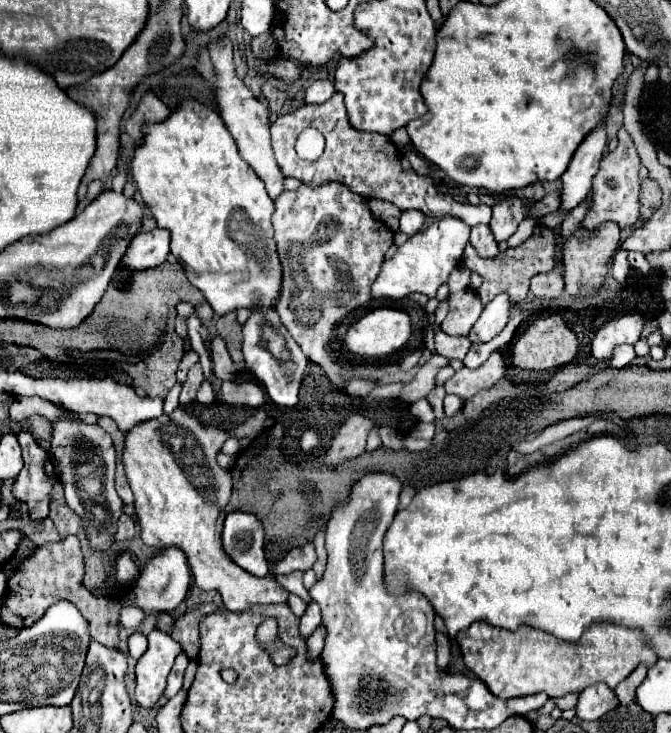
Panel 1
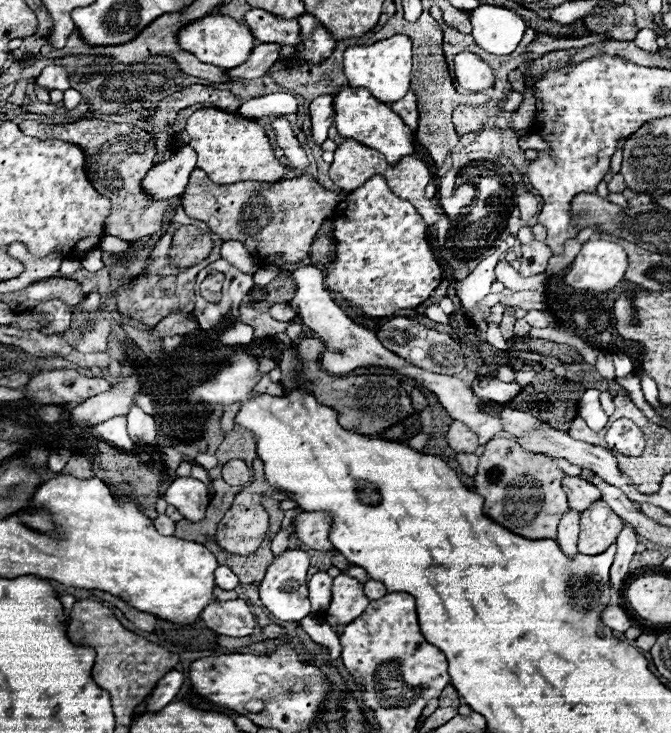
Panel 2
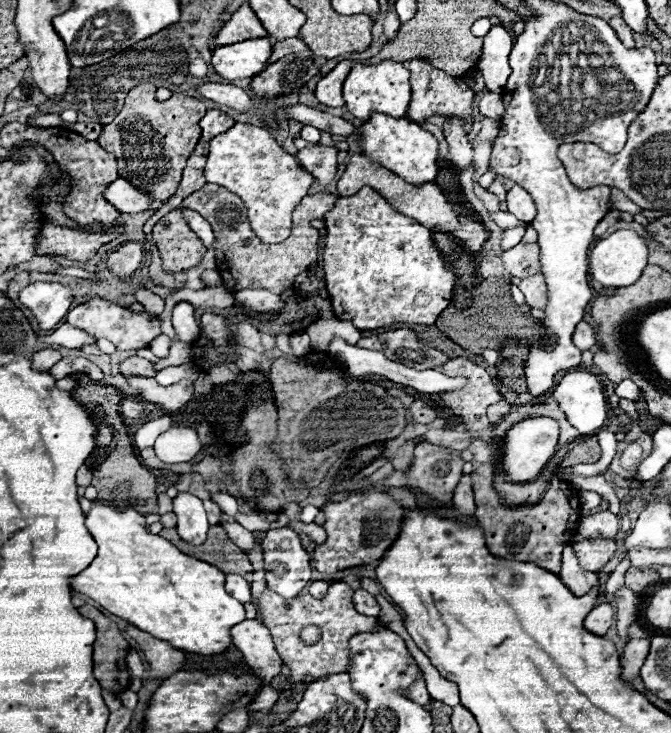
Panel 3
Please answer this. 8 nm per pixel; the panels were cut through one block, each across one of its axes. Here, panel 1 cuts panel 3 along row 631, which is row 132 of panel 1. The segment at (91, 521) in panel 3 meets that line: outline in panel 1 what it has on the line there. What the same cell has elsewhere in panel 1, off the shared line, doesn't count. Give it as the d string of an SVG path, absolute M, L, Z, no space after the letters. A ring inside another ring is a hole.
M188 98L182 100L164 122L146 122L144 140L134 148L130 158L130 174L142 202L148 206L158 226L172 232L170 250L184 266L188 280L204 294L218 316L234 312L236 308L252 308L252 304L264 308L276 304L280 262L270 222L274 202L264 182L256 178L250 164L240 158L236 140L226 130L216 110Z

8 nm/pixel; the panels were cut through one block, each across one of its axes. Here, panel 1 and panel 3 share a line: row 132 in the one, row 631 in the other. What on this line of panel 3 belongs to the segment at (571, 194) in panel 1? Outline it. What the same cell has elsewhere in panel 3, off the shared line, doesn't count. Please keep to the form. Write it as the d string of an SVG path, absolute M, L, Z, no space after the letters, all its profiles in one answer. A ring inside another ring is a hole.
M600 604L596 606L586 618L584 618L584 628L592 634L600 634L604 636L606 630L612 626L612 620L614 620L614 610L610 604Z

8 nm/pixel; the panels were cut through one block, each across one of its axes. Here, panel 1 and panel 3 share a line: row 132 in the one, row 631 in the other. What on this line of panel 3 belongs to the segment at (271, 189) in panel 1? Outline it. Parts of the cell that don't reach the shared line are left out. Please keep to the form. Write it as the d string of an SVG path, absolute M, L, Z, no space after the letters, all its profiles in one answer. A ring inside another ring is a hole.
M256 618L244 620L232 628L232 638L234 646L244 654L248 666L256 670L256 676L260 676L262 686L268 686L282 668L282 658L272 644L270 630Z

